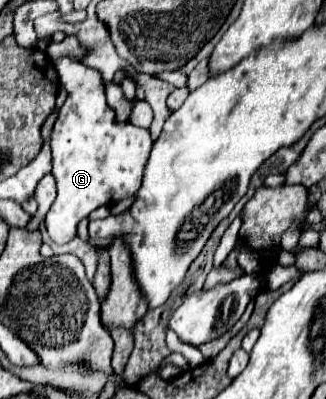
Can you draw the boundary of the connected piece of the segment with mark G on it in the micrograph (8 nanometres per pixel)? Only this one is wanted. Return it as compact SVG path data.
M59 58L53 64L61 76L67 100L51 132L57 198L47 212L45 226L53 242L67 244L75 238L77 224L93 210L135 196L153 138L147 128L115 120L115 112L105 102L105 82L99 70L73 58Z

